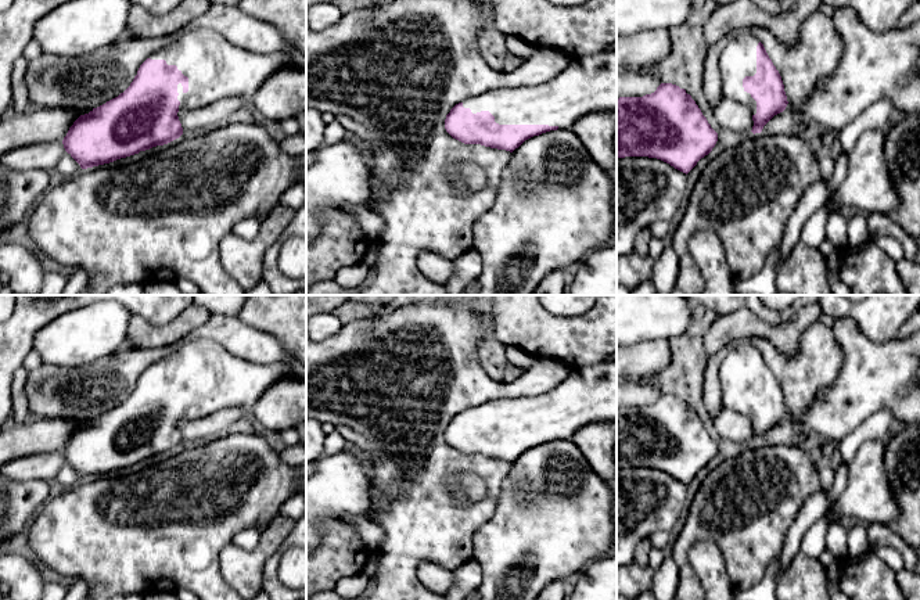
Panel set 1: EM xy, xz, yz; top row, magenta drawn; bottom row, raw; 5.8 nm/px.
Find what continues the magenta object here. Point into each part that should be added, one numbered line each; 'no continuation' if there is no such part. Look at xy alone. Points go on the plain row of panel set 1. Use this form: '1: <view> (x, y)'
1: xy (216, 380)

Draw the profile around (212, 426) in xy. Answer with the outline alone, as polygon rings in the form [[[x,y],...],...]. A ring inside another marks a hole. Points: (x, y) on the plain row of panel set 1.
[[[240,407],[223,409],[215,414],[208,414],[197,420],[183,420],[177,423],[183,442],[186,441],[213,441],[237,425],[244,425],[249,416]]]

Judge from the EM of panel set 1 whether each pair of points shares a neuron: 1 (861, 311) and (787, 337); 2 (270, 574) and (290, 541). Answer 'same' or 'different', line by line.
1: different
2: same

